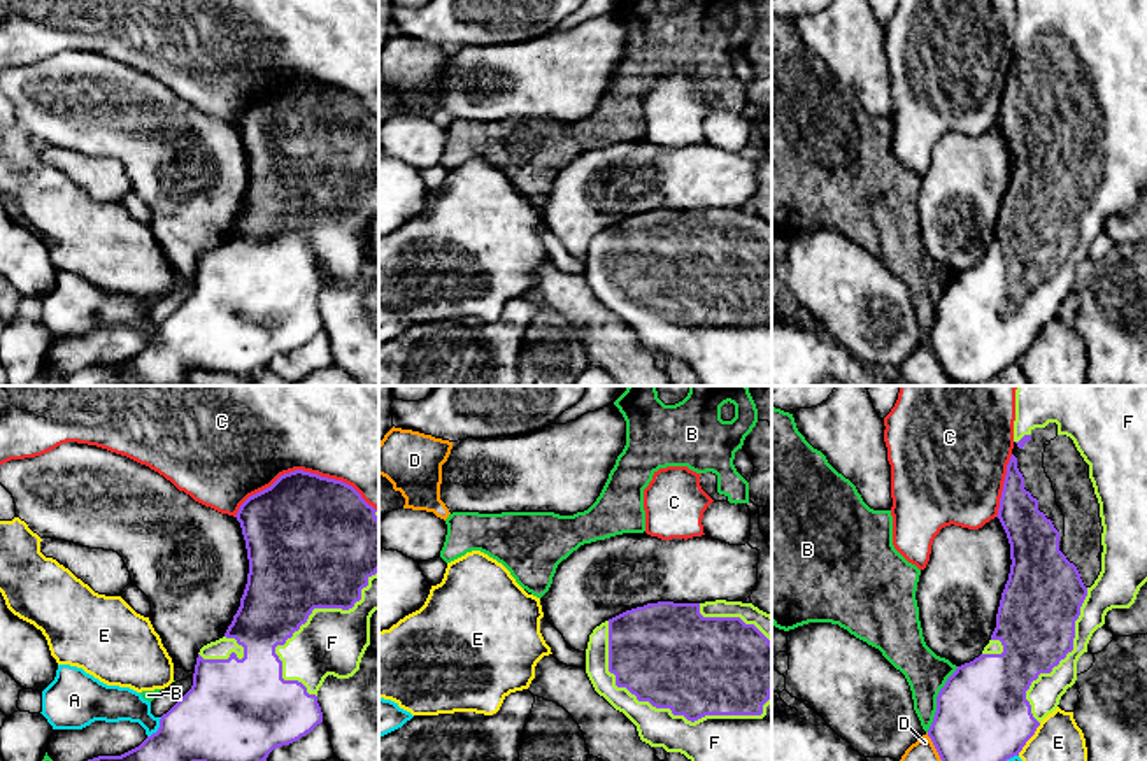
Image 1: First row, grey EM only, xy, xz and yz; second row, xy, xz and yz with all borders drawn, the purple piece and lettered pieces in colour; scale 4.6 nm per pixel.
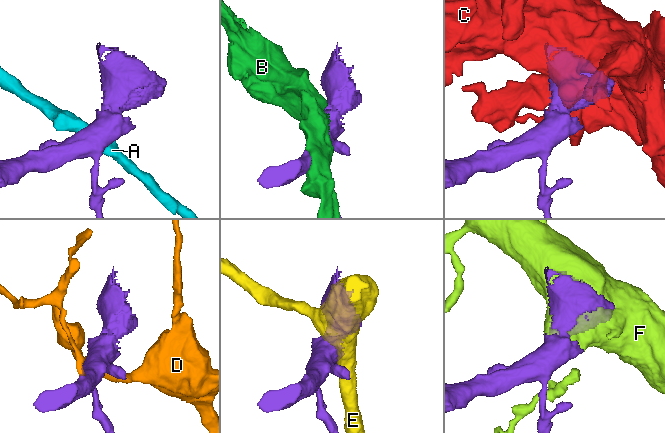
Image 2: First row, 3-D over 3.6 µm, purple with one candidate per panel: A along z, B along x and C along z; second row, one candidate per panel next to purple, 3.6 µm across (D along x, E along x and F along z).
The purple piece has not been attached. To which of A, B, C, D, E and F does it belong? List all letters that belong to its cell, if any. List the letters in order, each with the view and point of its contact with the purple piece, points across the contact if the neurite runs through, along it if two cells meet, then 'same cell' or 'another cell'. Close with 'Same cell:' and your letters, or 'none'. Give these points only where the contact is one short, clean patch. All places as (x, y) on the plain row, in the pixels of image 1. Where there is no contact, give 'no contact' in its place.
A: xy (158, 335) | another cell
B: yz (937, 307) | another cell
C: xy (304, 79) | another cell
D: yz (939, 362) | another cell
E: yz (1030, 344) | another cell
F: xz (658, 314) | same cell
Same cell: F

